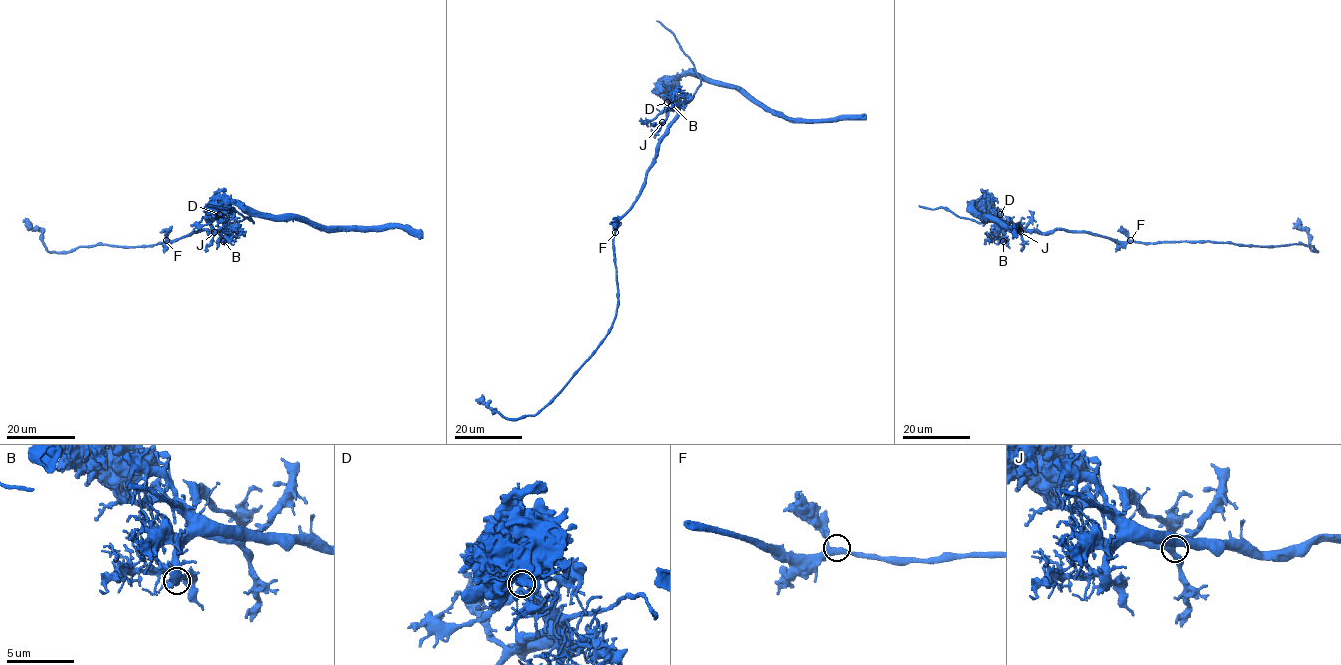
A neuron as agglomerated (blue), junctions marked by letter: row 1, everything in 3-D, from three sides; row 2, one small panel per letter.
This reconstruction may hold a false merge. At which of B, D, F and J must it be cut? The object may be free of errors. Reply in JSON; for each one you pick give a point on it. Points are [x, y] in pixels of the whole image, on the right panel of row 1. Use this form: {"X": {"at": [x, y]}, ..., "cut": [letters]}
{"D": {"at": [1000, 214]}, "cut": ["D"]}

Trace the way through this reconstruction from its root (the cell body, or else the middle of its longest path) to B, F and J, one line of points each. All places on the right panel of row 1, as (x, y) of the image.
B: (1086, 232), (1007, 229), (1003, 241)
F: (1086, 232), (1117, 242), (1130, 240)
J: (1086, 232), (1063, 230), (1036, 232), (1006, 227), (1020, 231)

